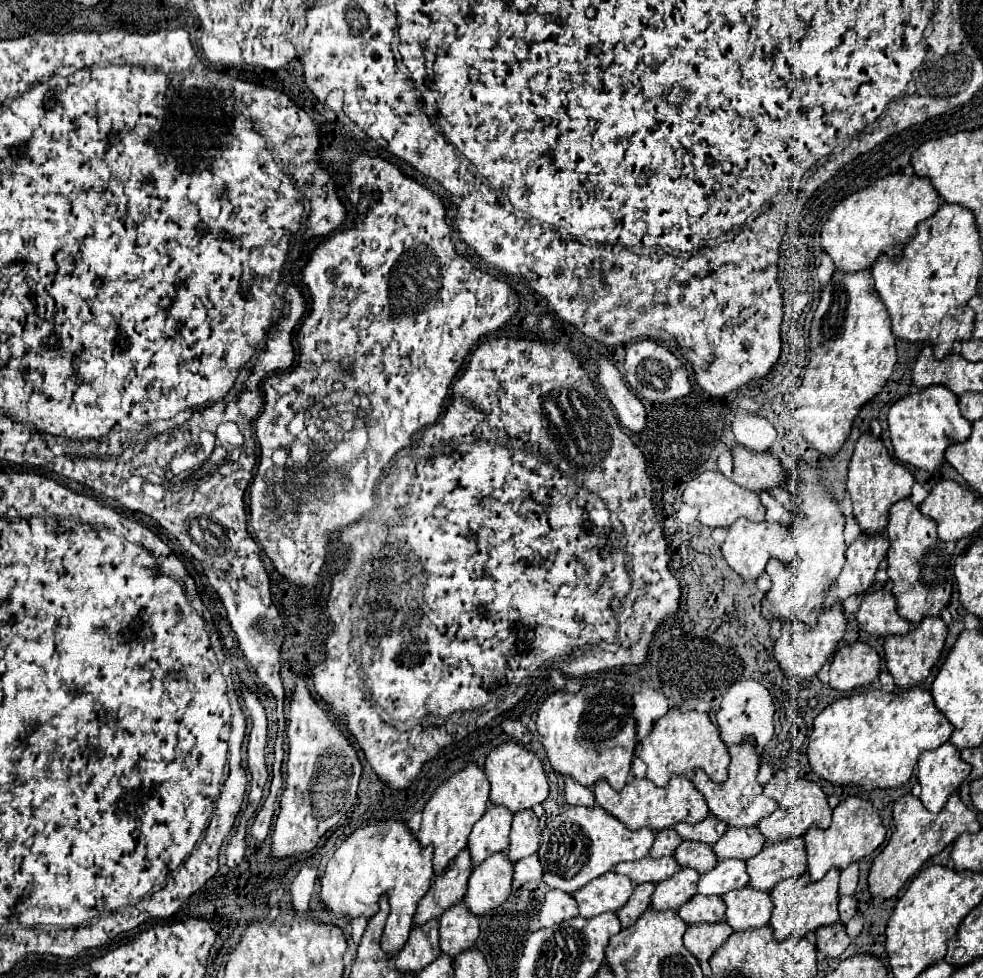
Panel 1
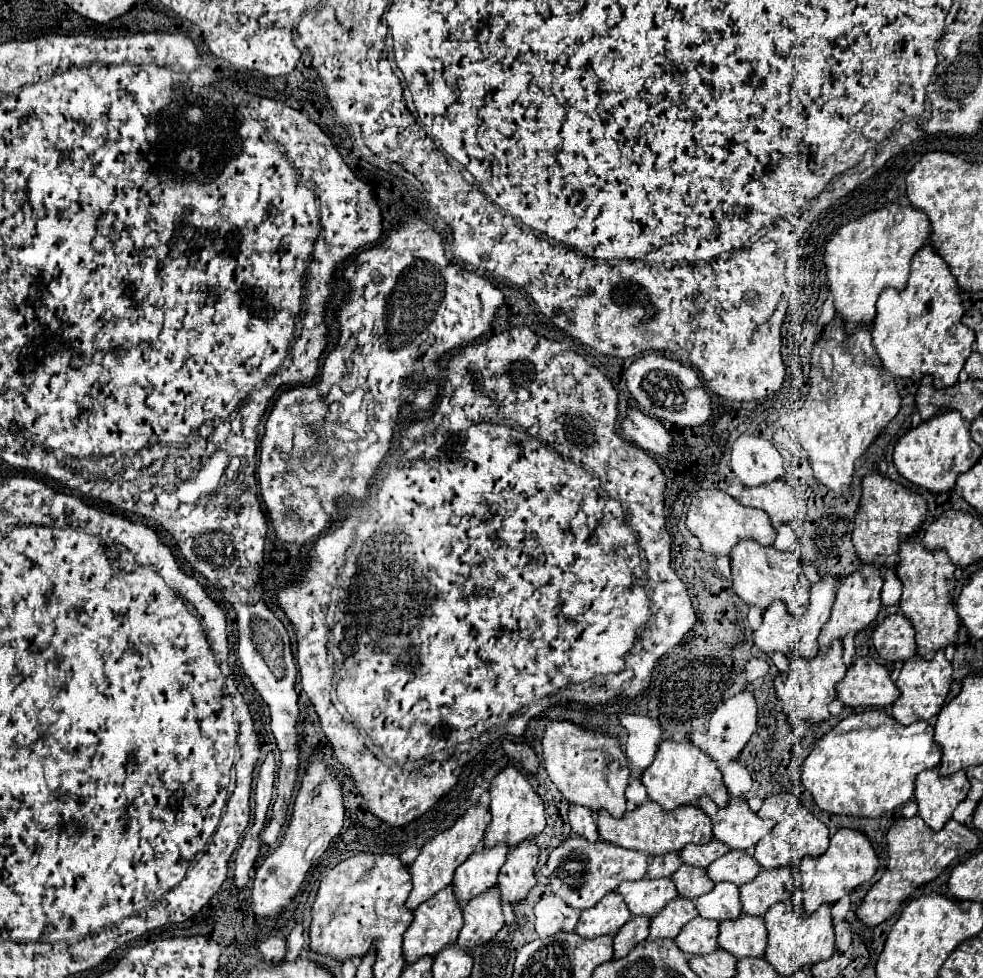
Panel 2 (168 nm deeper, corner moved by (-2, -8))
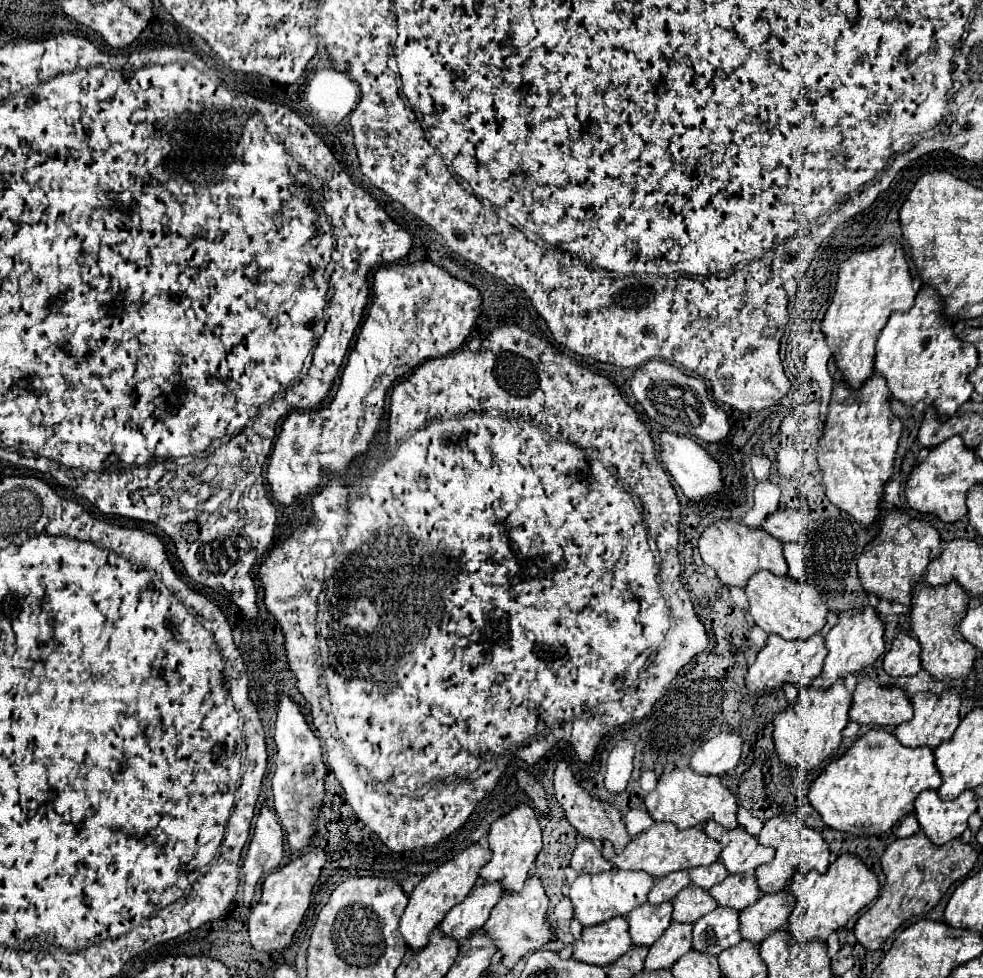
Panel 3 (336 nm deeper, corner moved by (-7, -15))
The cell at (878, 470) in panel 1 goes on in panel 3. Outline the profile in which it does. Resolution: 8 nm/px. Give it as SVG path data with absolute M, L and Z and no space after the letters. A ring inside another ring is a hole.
M887 510L883 516L881 532L873 538L869 546L865 546L859 556L859 580L867 594L875 594L877 598L885 598L889 602L899 602L903 606L911 606L913 584L921 580L927 570L927 564L935 560L941 552L939 532L923 520L911 518L901 510Z

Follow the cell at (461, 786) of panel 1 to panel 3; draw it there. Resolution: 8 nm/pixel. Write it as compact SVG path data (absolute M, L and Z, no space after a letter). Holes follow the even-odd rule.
M473 844L467 850L463 850L461 854L457 854L451 862L439 866L435 872L431 872L429 876L425 876L419 886L411 892L409 896L409 904L401 916L399 922L399 932L407 944L409 950L419 952L429 944L429 934L431 930L441 924L441 920L445 918L445 914L457 906L459 902L463 902L467 898L467 894L471 892L471 888L475 886L477 878L479 878L479 870L489 862L491 854L485 846Z

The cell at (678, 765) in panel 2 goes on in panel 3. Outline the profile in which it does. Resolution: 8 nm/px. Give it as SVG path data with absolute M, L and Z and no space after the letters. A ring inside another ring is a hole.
M691 768L673 770L669 774L663 774L657 782L655 792L647 794L645 798L647 812L655 822L671 822L679 830L703 826L707 820L715 820L727 830L737 828L737 800L735 796L721 784L715 776L701 776L693 772Z

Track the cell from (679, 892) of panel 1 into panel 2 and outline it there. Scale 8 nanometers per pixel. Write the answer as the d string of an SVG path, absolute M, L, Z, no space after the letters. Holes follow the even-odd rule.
M674 897L674 901L670 901L650 923L650 937L648 941L654 941L658 937L676 937L680 933L680 929L692 921L698 915L696 905L692 899L688 897Z

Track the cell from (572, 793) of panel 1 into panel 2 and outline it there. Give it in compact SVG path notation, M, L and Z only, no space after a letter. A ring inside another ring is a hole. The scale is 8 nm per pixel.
M572 805L568 811L572 831L586 837L588 841L598 841L598 825L594 821L594 811L582 805Z

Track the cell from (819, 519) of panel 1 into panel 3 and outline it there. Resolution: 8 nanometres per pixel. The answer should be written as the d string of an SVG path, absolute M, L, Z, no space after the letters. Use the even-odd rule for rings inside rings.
M815 634L805 642L791 642L791 640L783 640L781 636L769 636L765 648L757 654L755 664L749 666L749 672L745 676L749 698L759 698L763 694L777 692L785 684L795 684L799 690L811 686L811 682L821 672L825 656L827 656L827 648L823 644L821 634Z

